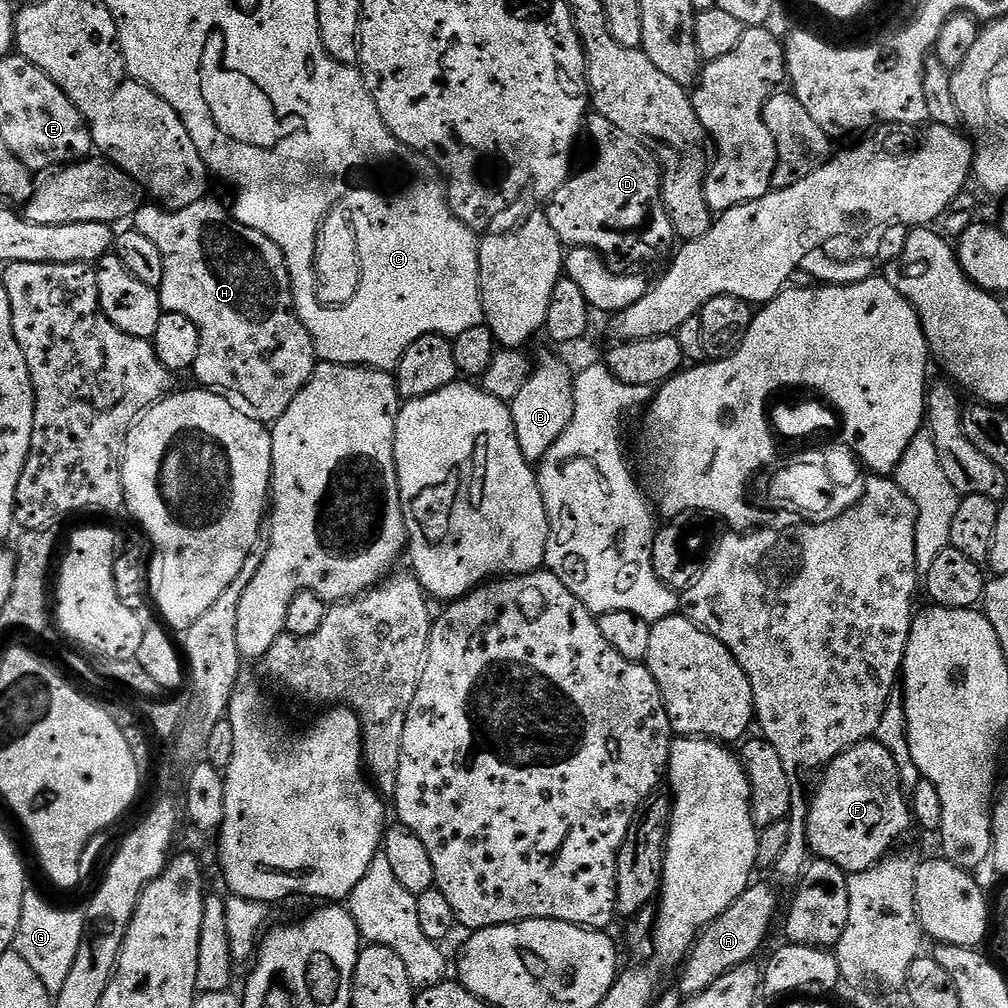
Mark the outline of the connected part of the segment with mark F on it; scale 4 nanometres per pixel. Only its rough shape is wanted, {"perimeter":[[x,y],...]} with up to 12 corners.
{"perimeter":[[880,741],[829,762],[808,806],[813,857],[870,870],[911,828]]}

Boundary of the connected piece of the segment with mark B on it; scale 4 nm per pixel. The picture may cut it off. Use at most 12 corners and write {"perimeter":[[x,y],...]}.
{"perimeter":[[556,356],[510,402],[518,446],[540,461],[574,418],[573,369]]}

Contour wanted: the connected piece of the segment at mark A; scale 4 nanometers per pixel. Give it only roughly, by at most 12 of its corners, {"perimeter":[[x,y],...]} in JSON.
{"perimeter":[[759,882],[696,937],[678,972],[696,996],[755,961],[780,900]]}

